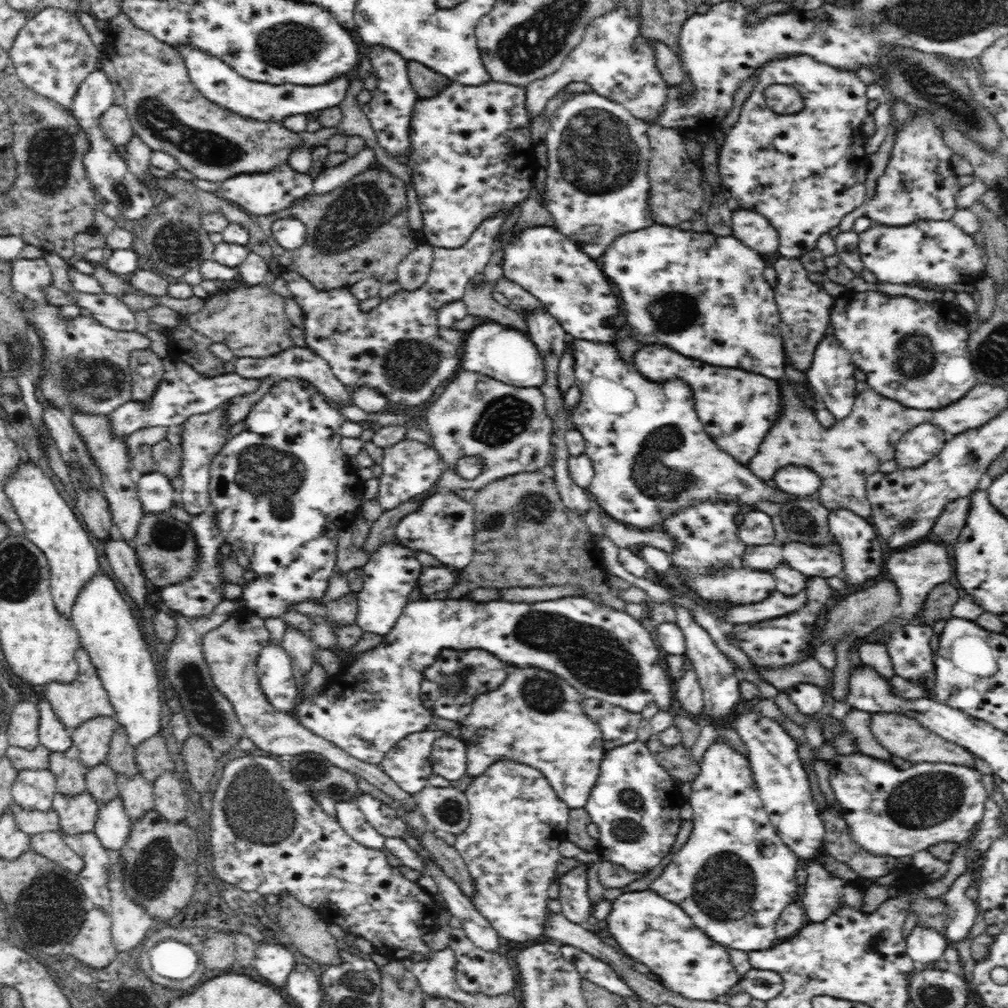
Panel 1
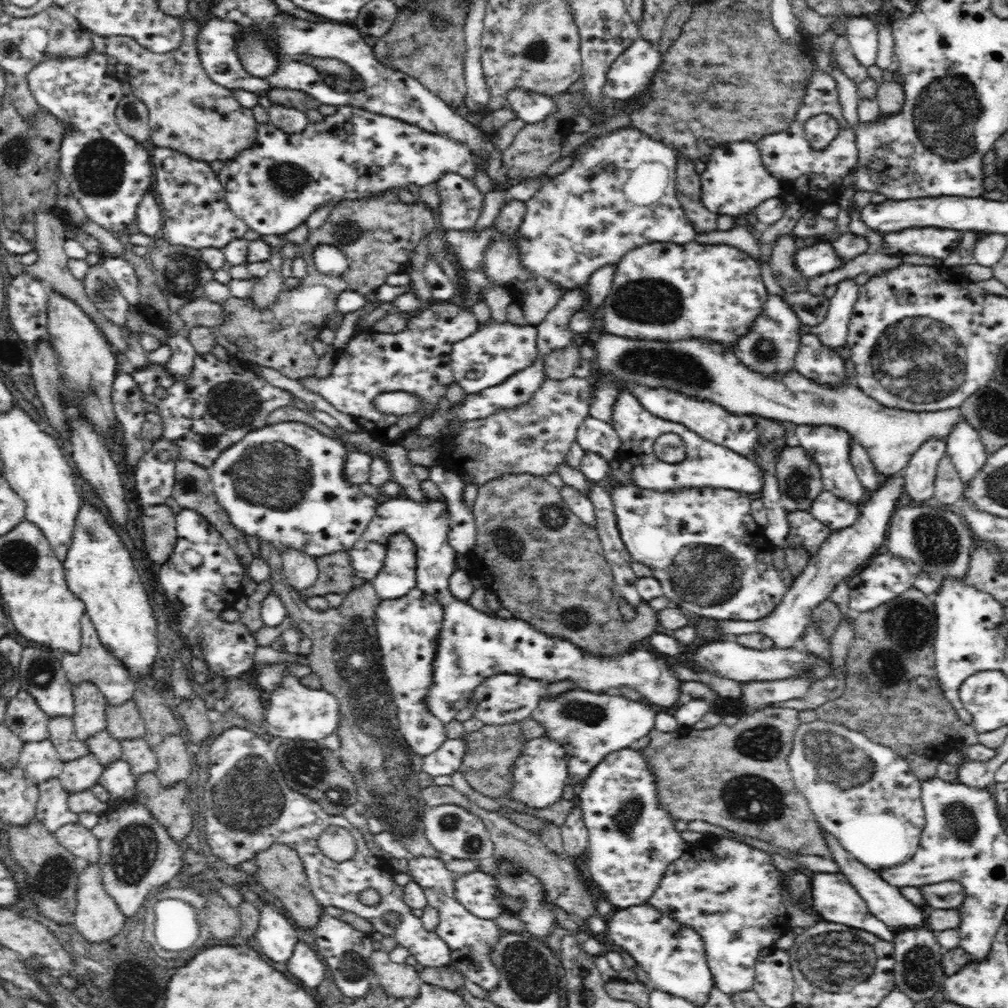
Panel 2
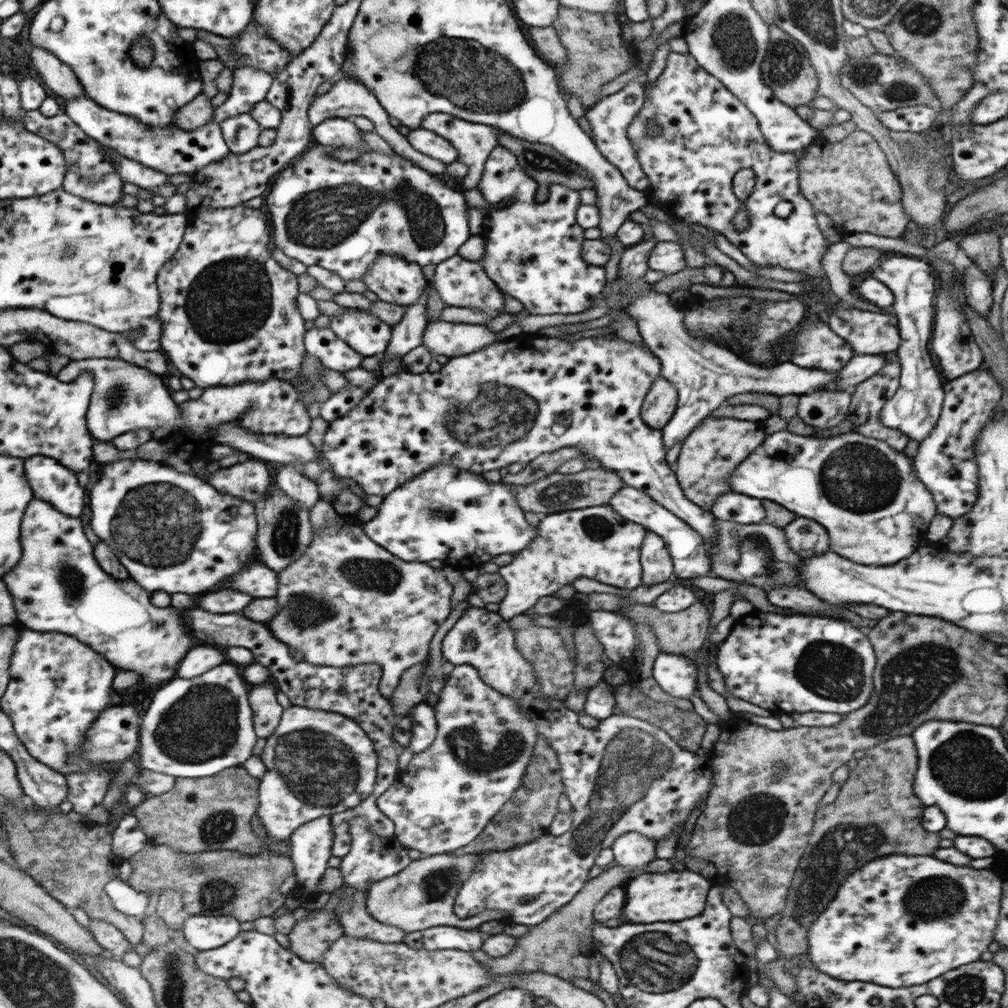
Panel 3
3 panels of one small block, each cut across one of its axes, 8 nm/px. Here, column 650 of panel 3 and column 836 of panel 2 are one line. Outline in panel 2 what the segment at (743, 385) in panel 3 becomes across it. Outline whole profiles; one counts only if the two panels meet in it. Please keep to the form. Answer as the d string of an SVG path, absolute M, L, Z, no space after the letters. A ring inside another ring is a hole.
M846 279L837 284L836 294L829 299L828 316L824 322L810 326L808 332L832 350L840 350L847 344L848 326L858 300L859 284Z

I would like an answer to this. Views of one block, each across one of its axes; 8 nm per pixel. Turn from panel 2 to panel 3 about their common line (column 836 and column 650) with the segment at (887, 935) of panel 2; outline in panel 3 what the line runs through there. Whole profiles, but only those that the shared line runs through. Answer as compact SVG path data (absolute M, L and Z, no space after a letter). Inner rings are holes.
M672 869L668 873L646 873L633 877L626 885L626 904L623 914L633 924L653 924L657 921L679 922L698 916L714 882L699 873L685 869L682 872Z

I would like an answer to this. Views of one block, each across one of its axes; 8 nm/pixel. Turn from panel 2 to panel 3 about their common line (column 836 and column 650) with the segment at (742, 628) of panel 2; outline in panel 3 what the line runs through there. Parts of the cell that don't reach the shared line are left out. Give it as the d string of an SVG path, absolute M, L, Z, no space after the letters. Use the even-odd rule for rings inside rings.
M648 531L640 547L642 586L652 586L675 580L673 560L664 539L655 532Z

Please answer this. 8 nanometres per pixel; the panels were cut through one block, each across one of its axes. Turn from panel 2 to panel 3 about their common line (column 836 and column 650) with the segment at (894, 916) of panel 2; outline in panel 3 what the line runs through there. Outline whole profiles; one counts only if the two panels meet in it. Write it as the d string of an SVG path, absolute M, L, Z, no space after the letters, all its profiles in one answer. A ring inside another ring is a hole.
M627 832L617 838L611 846L613 864L623 866L631 872L645 872L646 866L657 858L655 843L639 832Z

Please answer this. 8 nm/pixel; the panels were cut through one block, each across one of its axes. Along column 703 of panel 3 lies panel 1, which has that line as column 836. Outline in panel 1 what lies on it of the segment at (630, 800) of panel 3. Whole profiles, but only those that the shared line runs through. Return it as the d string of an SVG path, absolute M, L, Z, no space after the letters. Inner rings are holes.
M861 752L836 754L828 762L831 765L830 786L852 840L874 856L902 858L927 850L928 846L940 842L965 844L983 818L989 794L981 783L982 774L976 768L942 762L920 762L912 763L908 769L899 769L890 760L884 761Z

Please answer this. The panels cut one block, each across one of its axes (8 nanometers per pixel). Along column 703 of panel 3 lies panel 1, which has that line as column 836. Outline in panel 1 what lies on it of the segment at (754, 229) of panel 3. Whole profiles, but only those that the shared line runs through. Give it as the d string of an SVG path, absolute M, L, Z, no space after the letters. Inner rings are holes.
M801 54L772 59L761 68L758 81L744 102L737 122L734 123L725 135L724 143L719 152L719 170L725 192L738 201L740 209L746 209L764 215L777 229L780 242L777 249L778 256L798 259L805 252L810 252L817 247L818 238L820 238L822 234L826 234L834 227L838 227L844 216L864 204L866 200L866 186L864 186L864 181L867 178L866 173L869 167L869 155L865 151L866 136L863 134L861 124L869 113L868 101L867 84L860 80L854 71L834 68L826 63L818 62L808 55ZM772 84L785 84L800 92L803 98L803 109L796 114L778 114L770 109L763 92L768 86L772 86Z

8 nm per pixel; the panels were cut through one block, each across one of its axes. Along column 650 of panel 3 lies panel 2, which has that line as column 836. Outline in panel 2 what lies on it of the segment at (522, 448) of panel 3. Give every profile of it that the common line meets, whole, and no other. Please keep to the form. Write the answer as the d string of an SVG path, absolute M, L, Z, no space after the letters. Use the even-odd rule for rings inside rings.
M810 333L801 336L799 351L795 356L795 369L802 376L816 383L826 383L828 387L852 383L852 379L846 380L844 360L838 351L824 346L817 336ZM828 424L797 425L794 434L800 441L800 447L804 448L804 451L820 467L825 490L846 502L852 503L855 508L857 505L862 504L868 494L851 463L850 451L852 450L852 444L855 443L852 435L843 428L836 428Z

